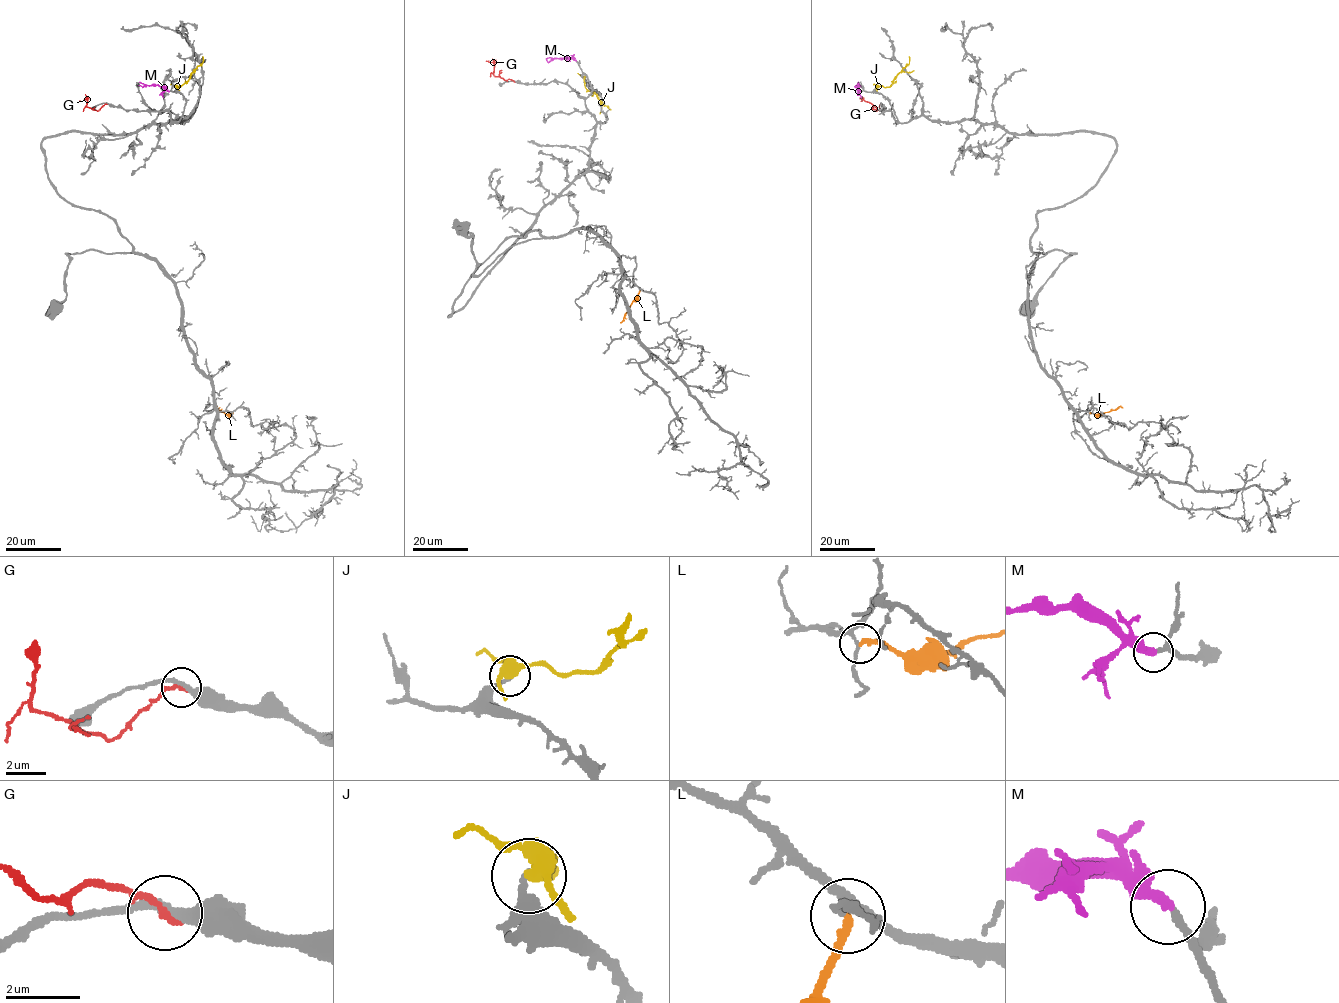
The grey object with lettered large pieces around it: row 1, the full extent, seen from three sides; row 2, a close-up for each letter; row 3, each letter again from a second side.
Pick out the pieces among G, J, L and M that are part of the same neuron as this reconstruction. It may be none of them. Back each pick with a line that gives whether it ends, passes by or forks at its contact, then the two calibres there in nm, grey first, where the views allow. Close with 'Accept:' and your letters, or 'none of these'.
M: it ends; calibres 190 and 360 nm
Accept: M

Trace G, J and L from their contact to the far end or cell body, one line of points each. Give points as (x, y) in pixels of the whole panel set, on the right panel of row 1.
G: (881, 103), (879, 111), (863, 99), (861, 101)
J: (877, 87), (892, 83), (908, 64), (908, 56)
L: (1089, 413), (1102, 414), (1123, 408)

